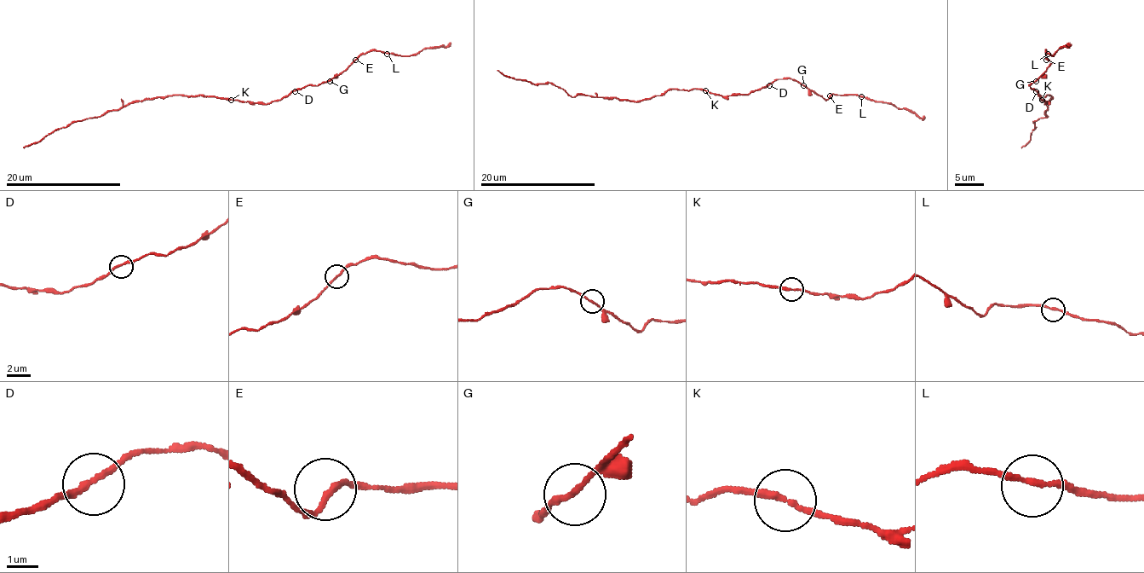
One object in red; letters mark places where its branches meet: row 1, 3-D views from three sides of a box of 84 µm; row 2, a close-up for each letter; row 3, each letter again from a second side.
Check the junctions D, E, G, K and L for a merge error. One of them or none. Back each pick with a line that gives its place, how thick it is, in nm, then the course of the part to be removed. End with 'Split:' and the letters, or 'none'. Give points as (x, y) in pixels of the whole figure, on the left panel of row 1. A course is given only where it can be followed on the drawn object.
Split: none

